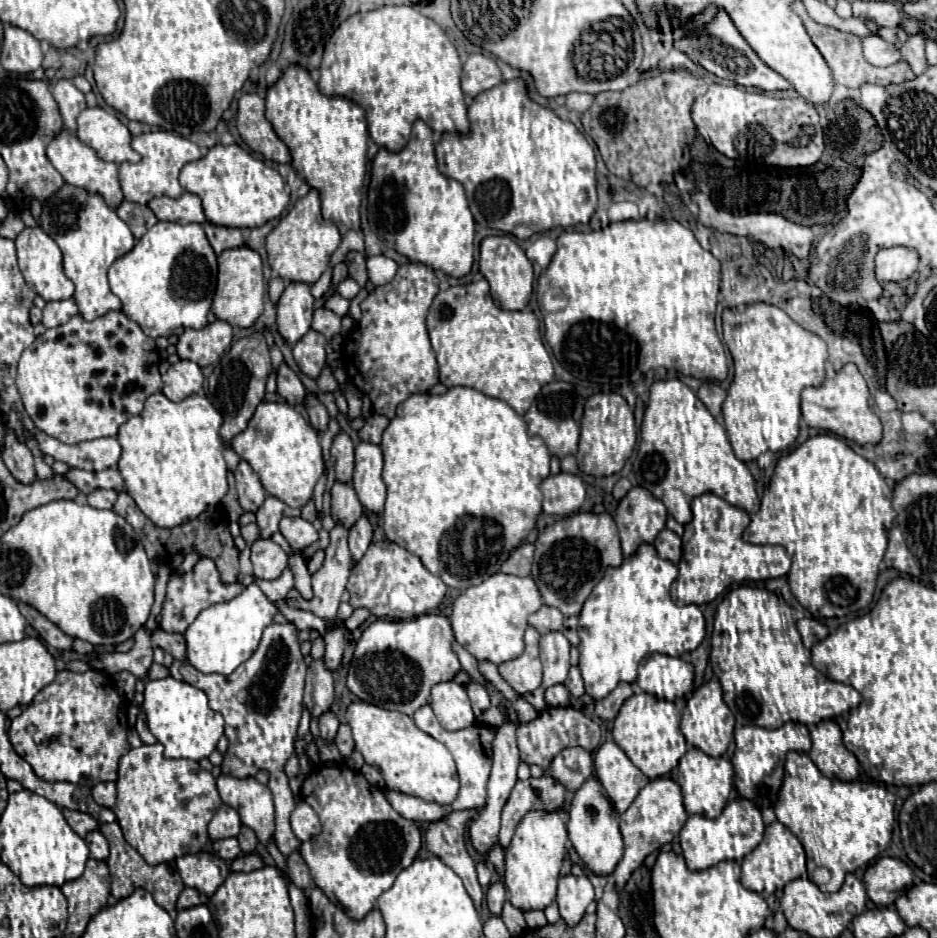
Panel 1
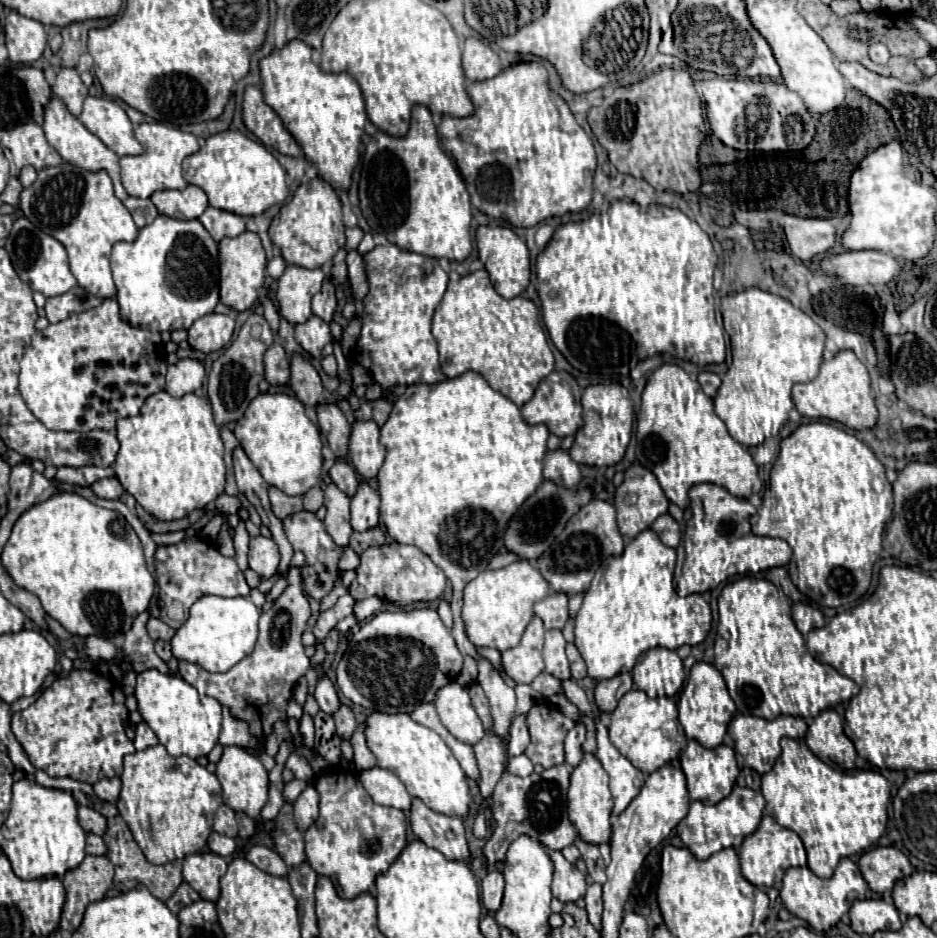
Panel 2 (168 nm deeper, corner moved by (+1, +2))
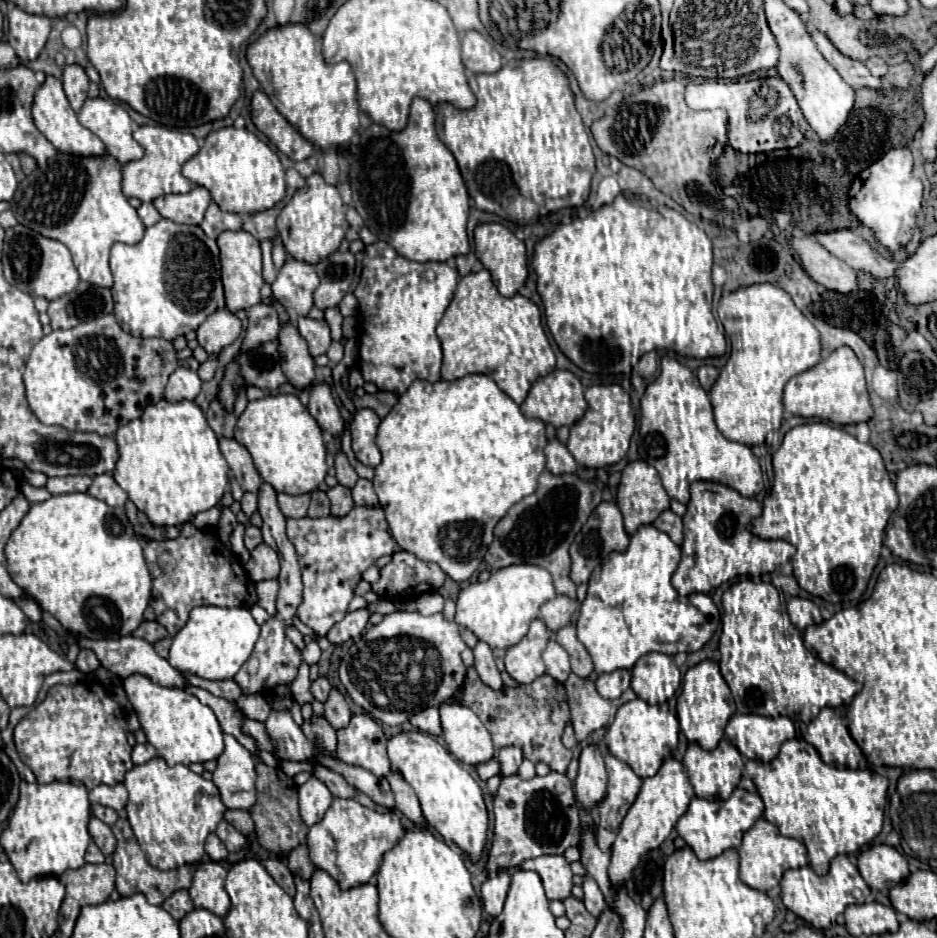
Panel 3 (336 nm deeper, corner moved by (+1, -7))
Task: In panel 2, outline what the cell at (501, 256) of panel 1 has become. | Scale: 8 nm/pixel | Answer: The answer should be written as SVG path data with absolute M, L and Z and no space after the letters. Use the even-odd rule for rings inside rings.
M482 225L476 231L476 245L478 245L480 261L490 273L490 281L494 289L506 299L518 297L528 287L528 279L530 279L530 259L528 259L526 243L510 227Z

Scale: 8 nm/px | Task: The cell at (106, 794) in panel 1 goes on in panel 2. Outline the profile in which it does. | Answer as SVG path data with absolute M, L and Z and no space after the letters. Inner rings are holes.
M112 777L112 779L100 779L100 781L94 785L96 797L102 799L102 801L108 801L108 803L116 803L116 801L118 801L120 789L122 789L122 783L120 783L118 777Z

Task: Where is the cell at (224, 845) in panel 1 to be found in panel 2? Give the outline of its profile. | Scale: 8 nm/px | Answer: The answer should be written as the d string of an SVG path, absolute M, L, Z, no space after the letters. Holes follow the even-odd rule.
M212 831L210 837L208 837L208 847L210 847L216 855L228 857L228 855L232 855L234 849L238 847L238 841L232 839L232 837L226 837L226 835L220 835L220 833Z

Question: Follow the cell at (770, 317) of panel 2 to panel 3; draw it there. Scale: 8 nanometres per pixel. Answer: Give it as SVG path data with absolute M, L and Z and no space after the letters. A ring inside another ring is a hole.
M754 284L722 296L718 304L718 318L724 324L725 336L730 342L726 344L725 352L726 354L728 351L730 358L710 390L716 426L728 440L734 440L738 444L746 446L764 444L766 434L778 430L782 424L782 414L784 414L782 392L786 382L798 372L806 372L820 362L820 352L822 352L820 334L812 326L812 322L808 322L804 314L794 306L792 298L782 288L776 288L772 284Z

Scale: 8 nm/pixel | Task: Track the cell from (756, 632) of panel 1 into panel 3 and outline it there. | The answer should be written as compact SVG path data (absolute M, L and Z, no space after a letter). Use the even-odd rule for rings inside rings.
M740 580L732 584L722 596L722 636L720 636L720 672L730 686L736 708L740 714L760 714L770 716L774 710L768 710L766 704L774 704L782 716L790 720L800 720L810 724L822 708L838 708L842 704L850 704L852 698L862 690L862 686L850 680L844 672L836 670L830 664L824 664L814 654L810 654L802 642L802 634L788 616L782 614L780 594L772 584L756 584L752 580Z

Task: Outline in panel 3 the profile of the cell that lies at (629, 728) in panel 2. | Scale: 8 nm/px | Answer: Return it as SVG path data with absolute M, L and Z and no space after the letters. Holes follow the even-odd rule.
M640 698L622 704L616 712L616 718L614 718L612 726L608 730L610 730L608 750L618 760L626 762L640 778L654 776L660 770L662 762L666 758L670 758L672 752L676 750L678 732L680 732L678 718L674 714L670 714L668 710L664 710L660 706L650 706Z

